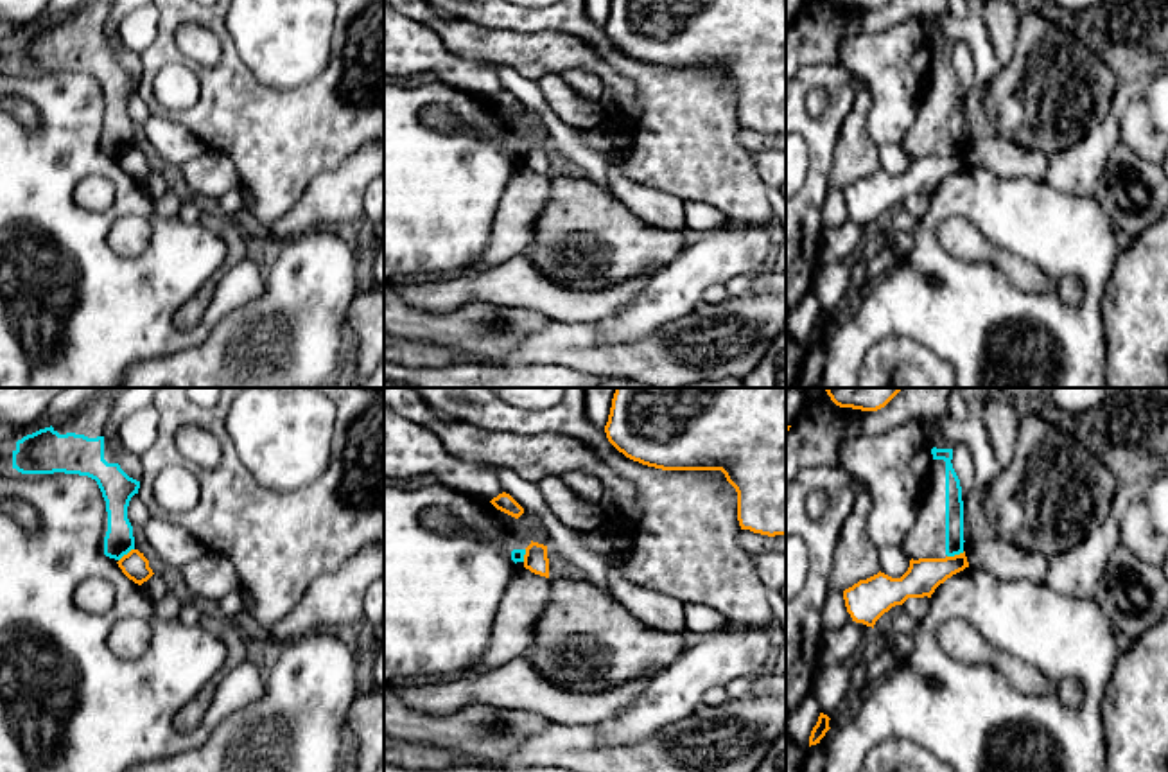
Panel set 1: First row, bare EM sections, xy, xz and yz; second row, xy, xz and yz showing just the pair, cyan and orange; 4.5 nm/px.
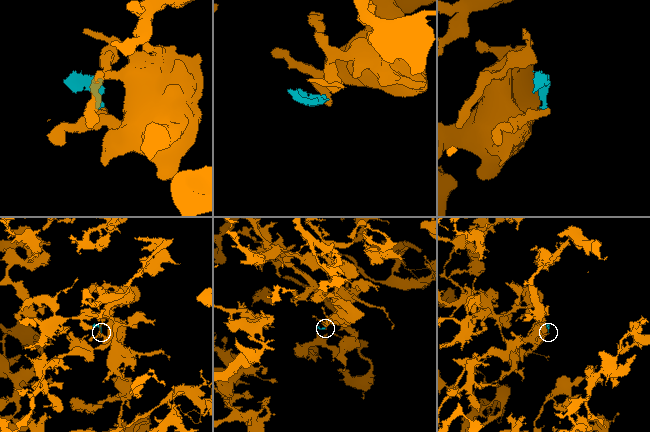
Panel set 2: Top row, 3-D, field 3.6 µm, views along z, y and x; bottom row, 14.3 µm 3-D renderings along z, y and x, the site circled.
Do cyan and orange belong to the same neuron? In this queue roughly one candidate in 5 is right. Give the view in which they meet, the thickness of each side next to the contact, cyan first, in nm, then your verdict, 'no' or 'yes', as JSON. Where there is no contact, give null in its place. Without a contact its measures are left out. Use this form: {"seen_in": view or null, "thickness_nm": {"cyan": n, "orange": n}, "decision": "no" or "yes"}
{"seen_in": "yz", "thickness_nm": {"cyan": 80, "orange": 160}, "decision": "no"}

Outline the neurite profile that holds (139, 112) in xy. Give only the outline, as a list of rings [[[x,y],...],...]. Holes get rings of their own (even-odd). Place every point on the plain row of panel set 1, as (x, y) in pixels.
[[[135,92],[127,104],[127,117],[129,117],[131,124],[144,126],[144,122],[149,118],[149,115],[151,115],[149,106],[138,95],[138,92]]]

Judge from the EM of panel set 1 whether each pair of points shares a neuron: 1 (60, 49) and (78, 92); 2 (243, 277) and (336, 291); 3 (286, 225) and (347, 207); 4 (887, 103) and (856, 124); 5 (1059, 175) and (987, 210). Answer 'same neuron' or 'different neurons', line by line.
1: different neurons
2: different neurons
3: same neuron
4: different neurons
5: different neurons

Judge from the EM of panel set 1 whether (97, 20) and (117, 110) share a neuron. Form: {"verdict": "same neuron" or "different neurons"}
{"verdict": "same neuron"}

